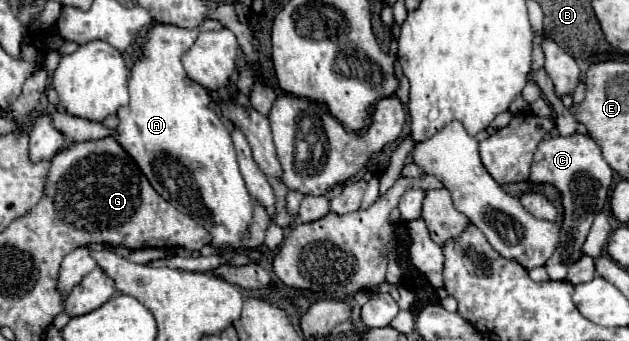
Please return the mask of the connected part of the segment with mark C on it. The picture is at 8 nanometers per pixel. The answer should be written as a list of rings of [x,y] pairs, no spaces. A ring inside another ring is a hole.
[[[574,133],[570,137],[550,137],[544,139],[536,153],[534,153],[534,163],[532,163],[532,173],[530,173],[530,181],[536,183],[552,183],[558,187],[558,191],[562,193],[562,203],[564,203],[564,223],[562,223],[562,231],[560,231],[560,243],[552,255],[552,259],[546,263],[546,271],[550,275],[550,279],[564,279],[570,265],[576,263],[580,259],[580,247],[590,231],[590,225],[596,217],[596,213],[602,211],[606,197],[608,197],[608,189],[612,185],[612,167],[604,161],[602,157],[602,149],[598,145],[598,141],[592,135],[582,135],[582,133]]]

